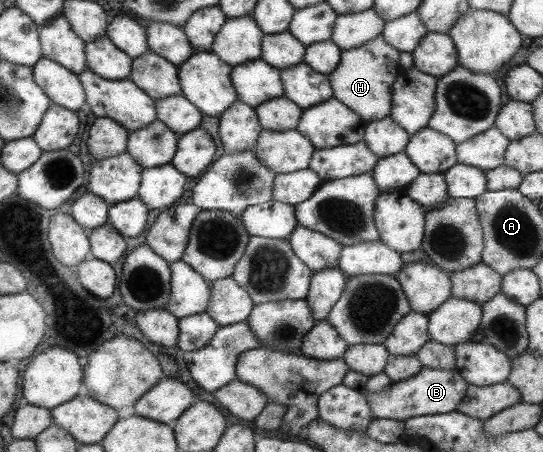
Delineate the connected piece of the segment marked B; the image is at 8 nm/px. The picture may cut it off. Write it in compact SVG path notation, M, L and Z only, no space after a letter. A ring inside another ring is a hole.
M421 366L415 375L391 383L389 387L378 393L364 395L370 408L370 414L374 419L385 418L404 422L412 417L456 411L460 399L466 392L467 385L467 382L456 370L432 369Z

